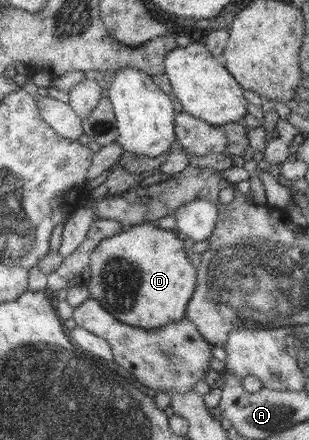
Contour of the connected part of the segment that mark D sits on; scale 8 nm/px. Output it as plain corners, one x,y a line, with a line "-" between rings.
157,221
143,222
128,230
101,240
90,253
91,280
87,285
95,298
114,318
141,329
157,329
179,321
186,314
188,303
196,290
197,266
188,257
183,240
171,230
164,230

